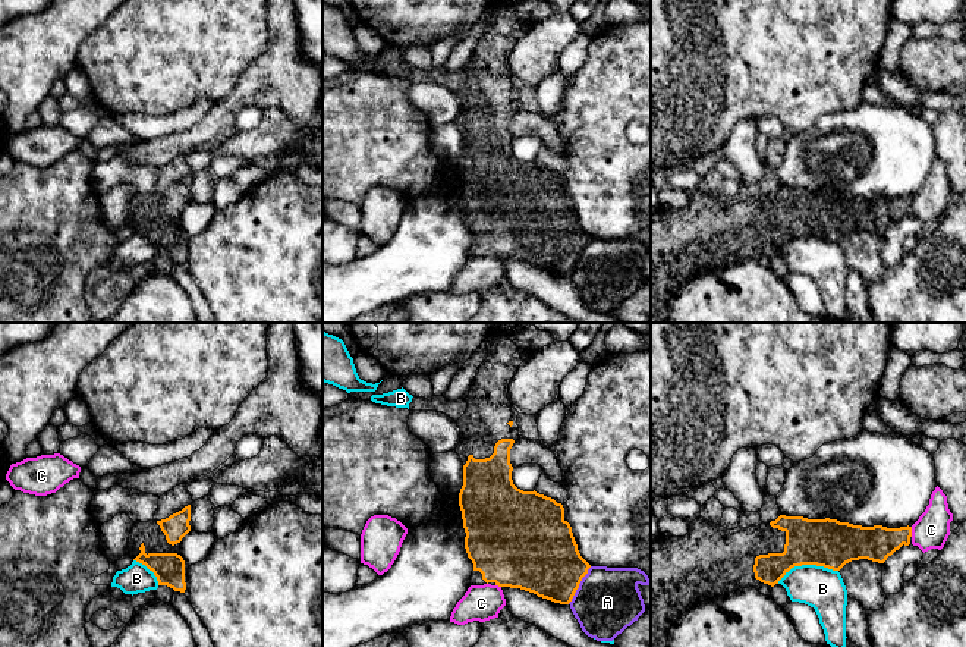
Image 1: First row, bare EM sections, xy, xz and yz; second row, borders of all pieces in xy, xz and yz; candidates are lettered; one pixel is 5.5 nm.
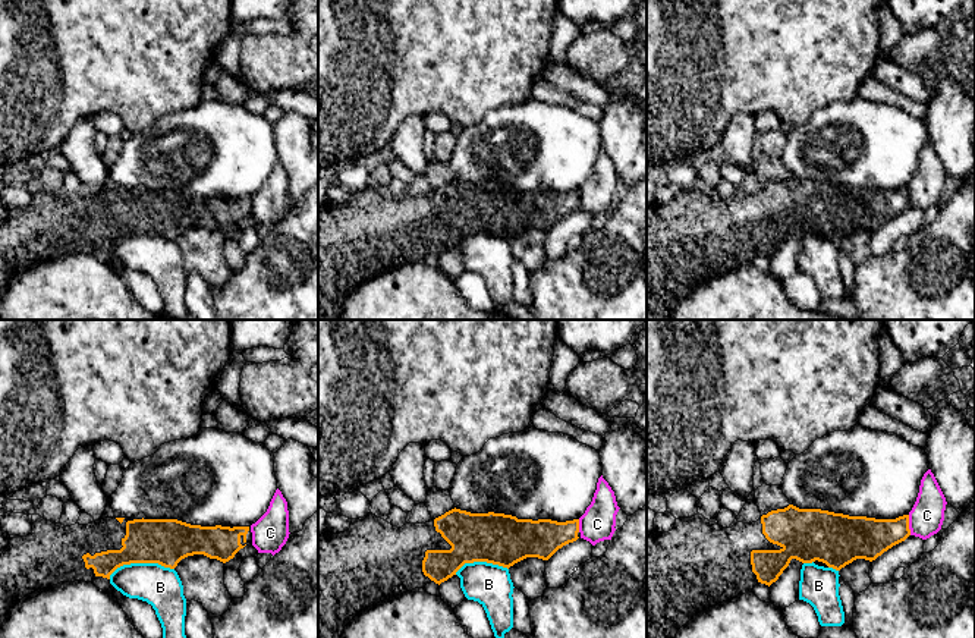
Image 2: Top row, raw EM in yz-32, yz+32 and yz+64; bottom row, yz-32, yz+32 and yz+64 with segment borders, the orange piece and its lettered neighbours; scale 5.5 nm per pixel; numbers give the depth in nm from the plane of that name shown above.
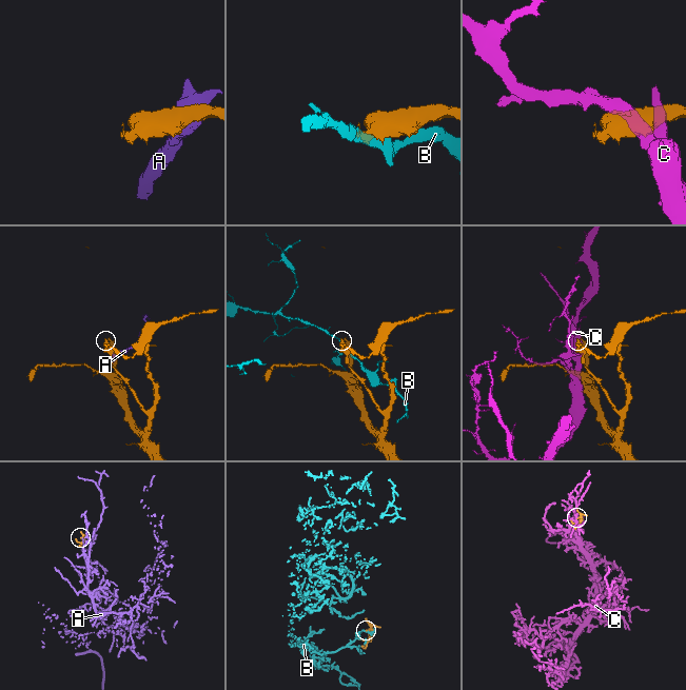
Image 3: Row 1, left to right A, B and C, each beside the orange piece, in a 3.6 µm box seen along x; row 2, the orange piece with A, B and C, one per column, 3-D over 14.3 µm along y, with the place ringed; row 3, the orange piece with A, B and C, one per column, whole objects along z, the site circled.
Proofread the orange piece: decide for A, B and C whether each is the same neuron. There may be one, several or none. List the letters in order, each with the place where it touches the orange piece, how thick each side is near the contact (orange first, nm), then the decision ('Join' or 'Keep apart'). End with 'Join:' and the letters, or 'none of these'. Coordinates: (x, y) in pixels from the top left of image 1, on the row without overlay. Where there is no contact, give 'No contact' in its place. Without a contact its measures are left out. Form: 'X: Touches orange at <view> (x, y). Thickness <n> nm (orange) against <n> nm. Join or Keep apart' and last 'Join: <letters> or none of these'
A: Touches orange at xz (578, 257). Thickness 400 nm (orange) against 360 nm. Keep apart
B: Touches orange at yz (806, 235). Thickness 260 nm (orange) against 240 nm. Keep apart
C: Touches orange at yz (911, 203). Thickness 190 nm (orange) against 190 nm. Keep apart
Join: none of these

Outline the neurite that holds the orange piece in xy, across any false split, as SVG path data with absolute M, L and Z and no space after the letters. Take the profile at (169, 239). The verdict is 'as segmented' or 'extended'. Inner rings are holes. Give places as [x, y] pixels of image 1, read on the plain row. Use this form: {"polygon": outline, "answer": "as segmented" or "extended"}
{"polygon": "M191 176L161 192L135 195L128 210L133 232L157 248L158 257L185 264L188 239L180 227L180 213L191 202Z", "answer": "extended"}

